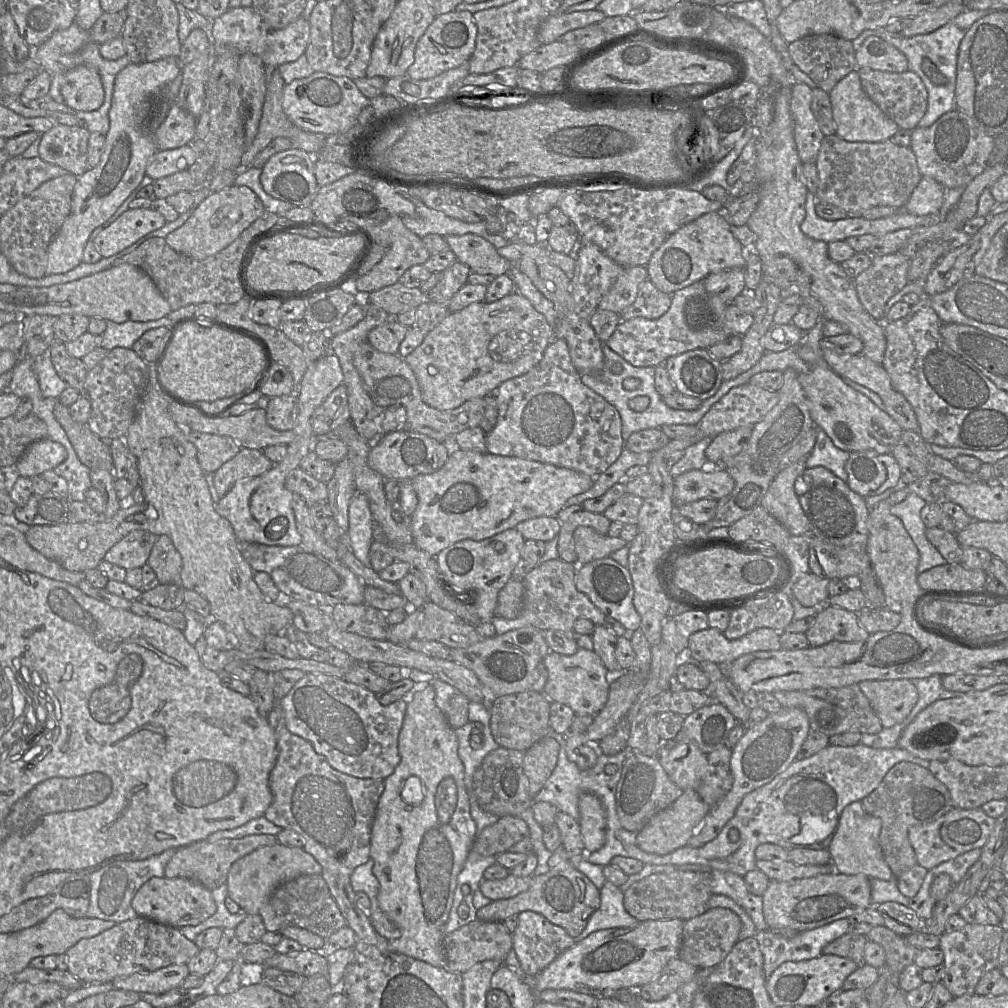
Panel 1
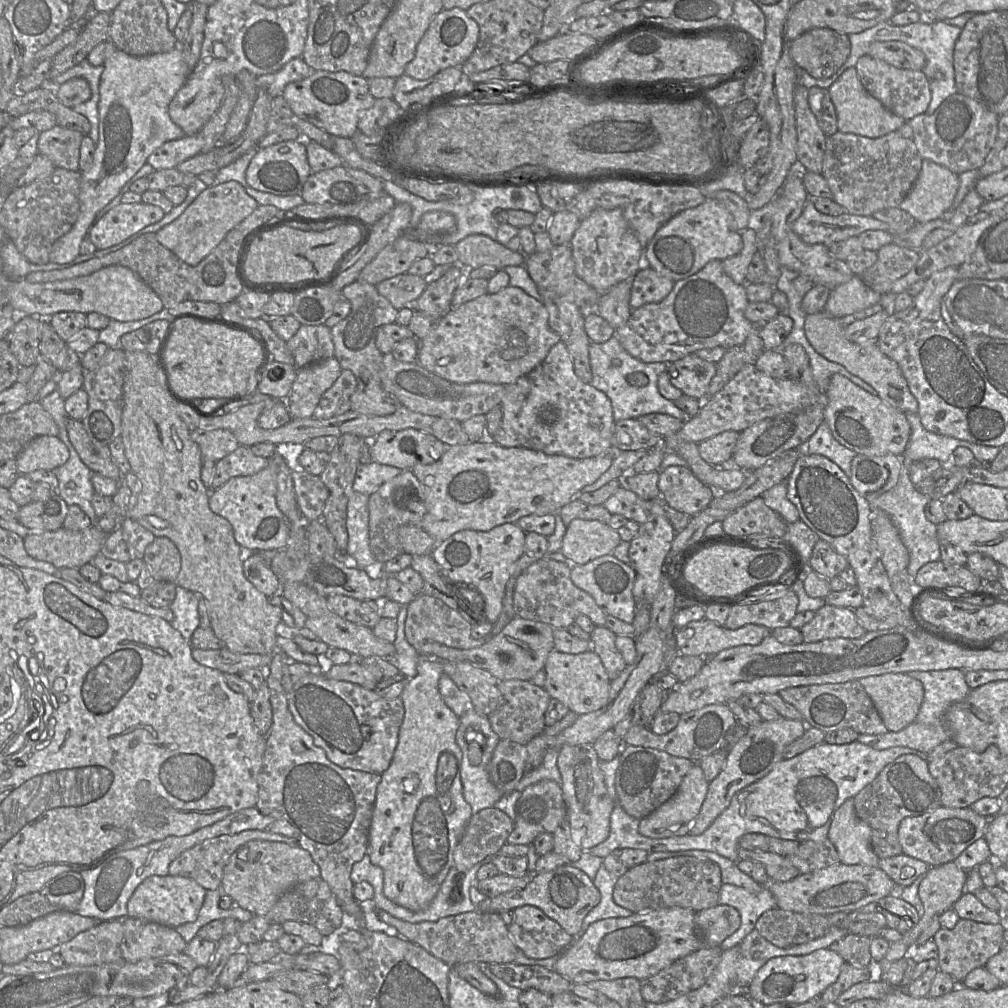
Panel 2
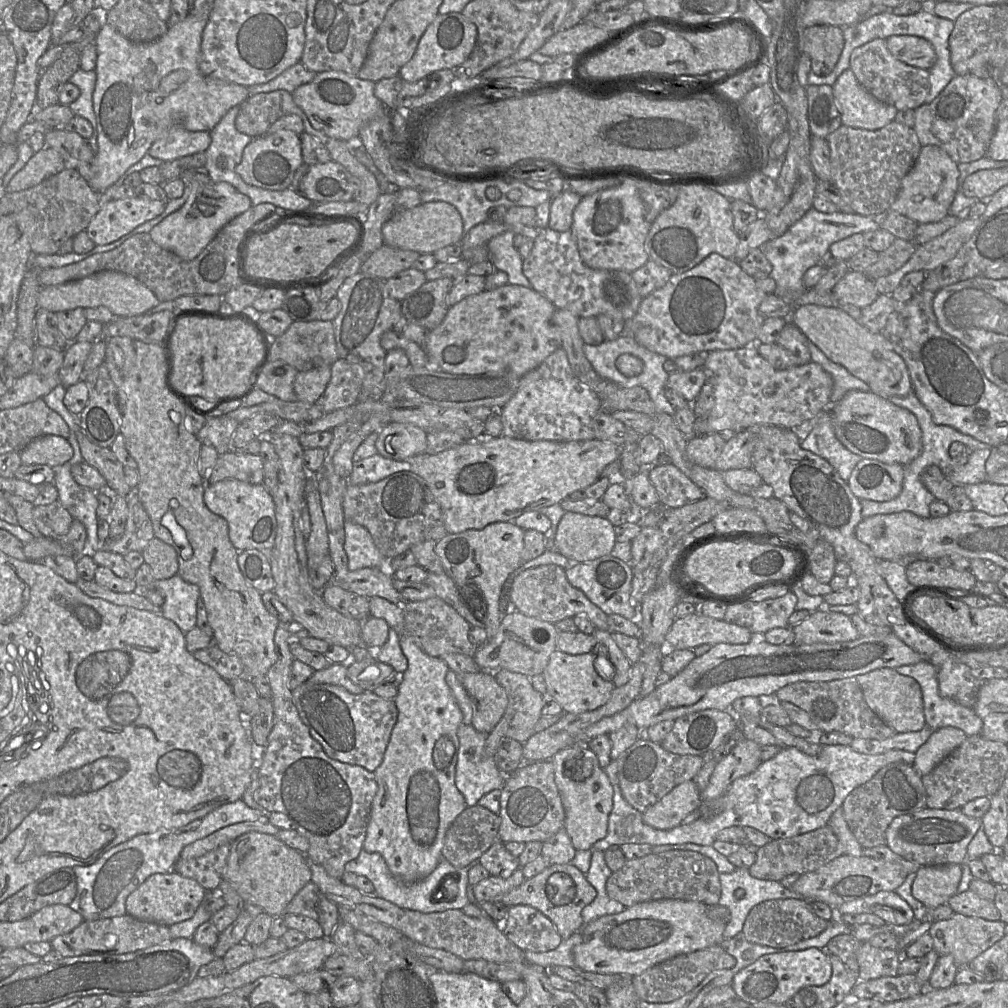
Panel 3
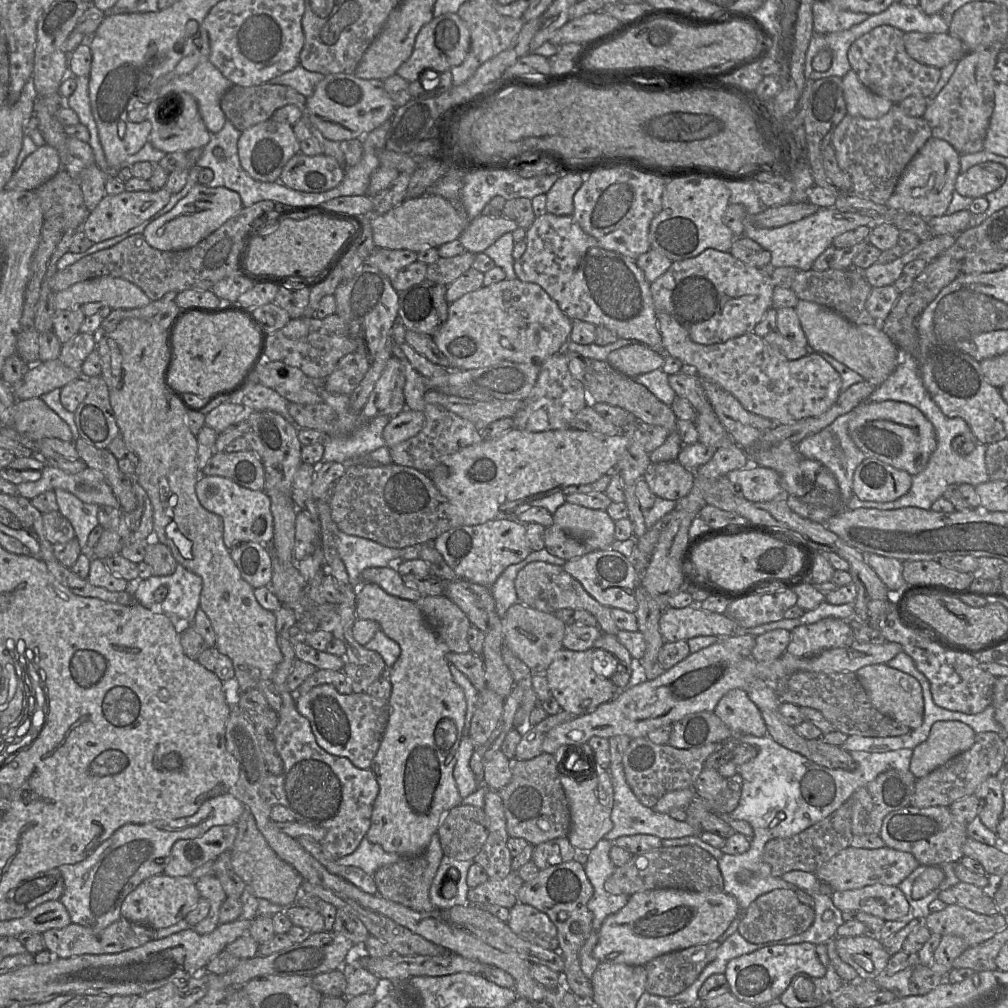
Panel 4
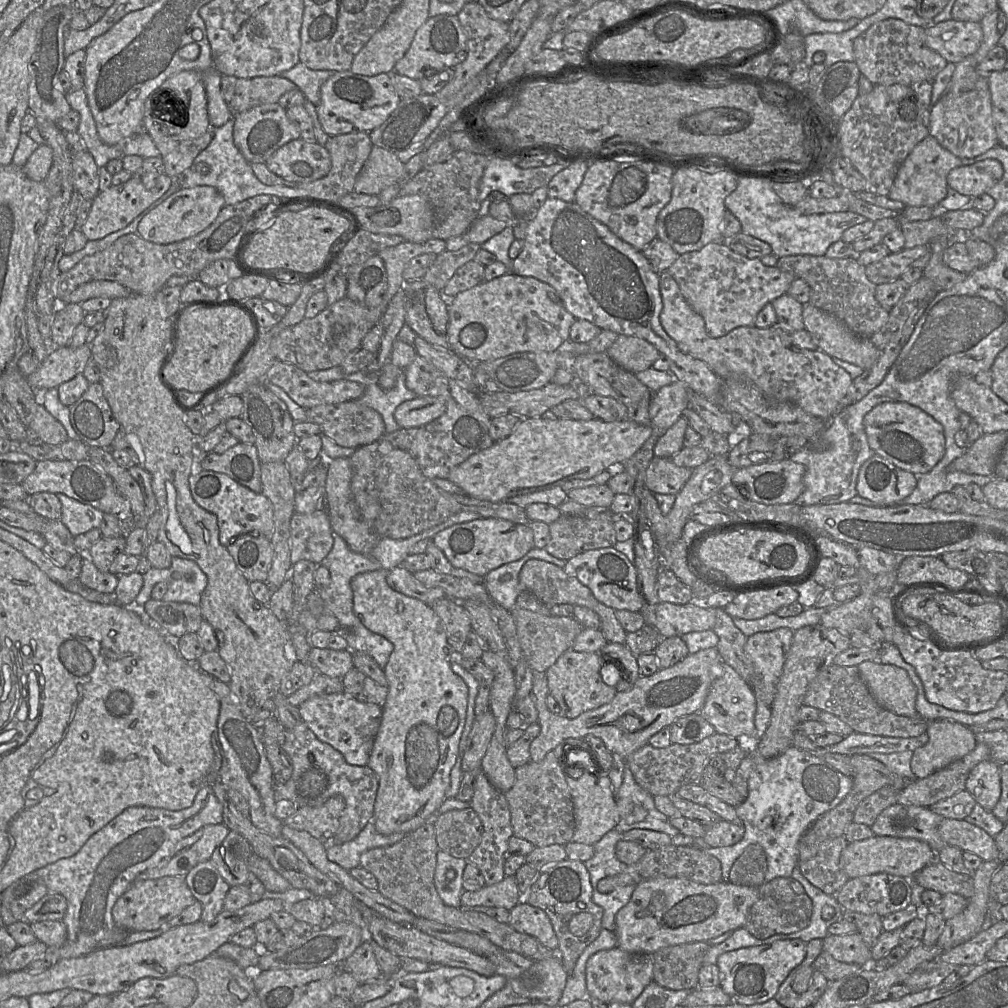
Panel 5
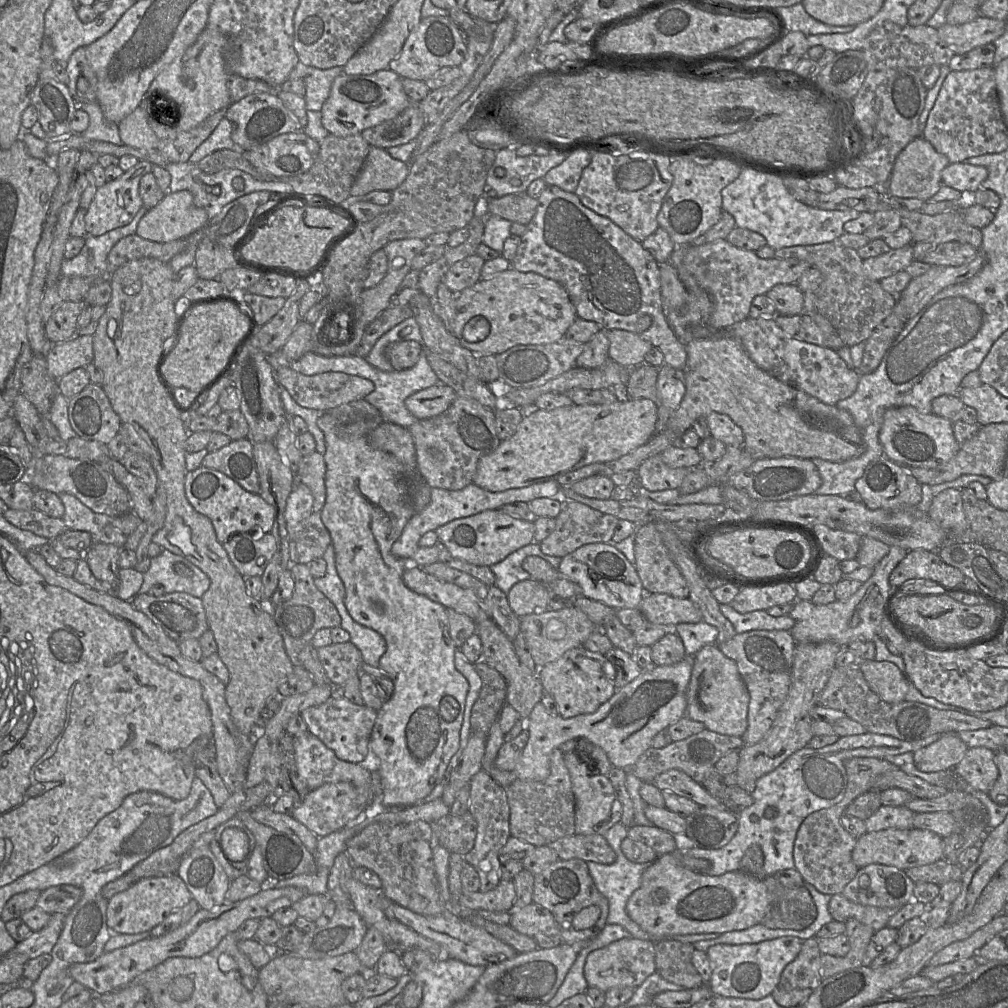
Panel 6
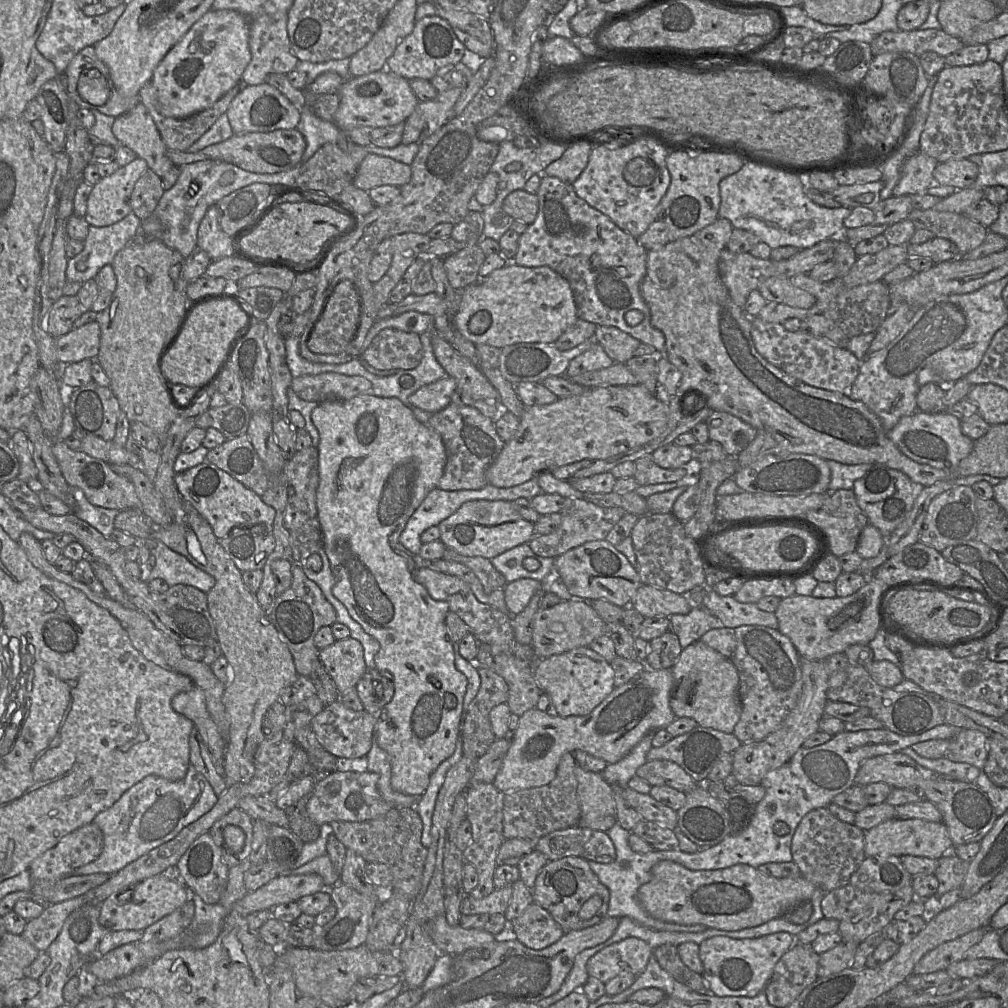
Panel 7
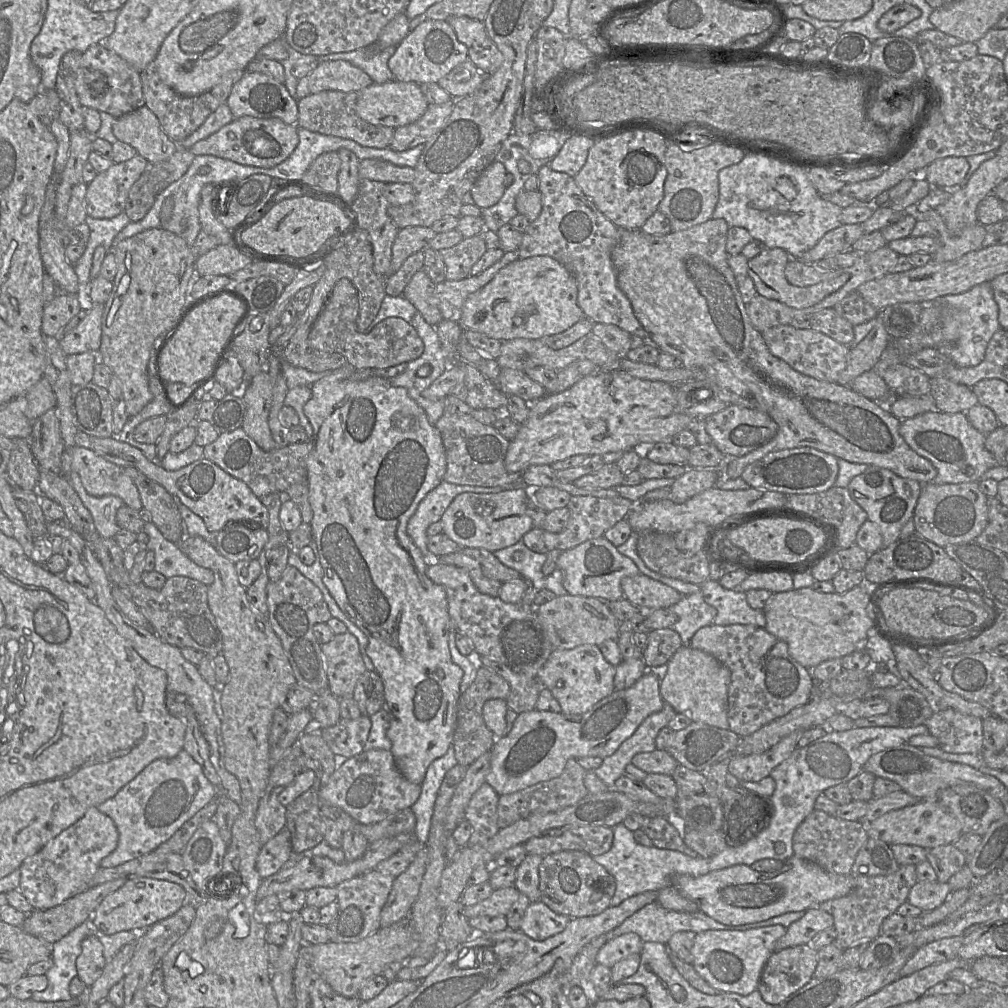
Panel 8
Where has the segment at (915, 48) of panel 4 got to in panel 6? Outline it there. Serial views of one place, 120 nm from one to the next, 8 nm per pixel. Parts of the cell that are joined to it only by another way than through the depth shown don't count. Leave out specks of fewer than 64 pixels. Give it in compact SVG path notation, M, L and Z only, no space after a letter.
M978 16L965 24L945 23L938 29L938 36L942 44L954 54L964 54L979 46L993 43L1005 30L1006 21Z

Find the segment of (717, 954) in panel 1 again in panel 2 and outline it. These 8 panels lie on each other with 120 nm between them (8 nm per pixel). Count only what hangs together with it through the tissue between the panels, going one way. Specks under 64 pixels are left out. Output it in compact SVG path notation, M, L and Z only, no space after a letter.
M716 905L695 914L695 926L702 948L719 948L740 927L740 914L732 906Z

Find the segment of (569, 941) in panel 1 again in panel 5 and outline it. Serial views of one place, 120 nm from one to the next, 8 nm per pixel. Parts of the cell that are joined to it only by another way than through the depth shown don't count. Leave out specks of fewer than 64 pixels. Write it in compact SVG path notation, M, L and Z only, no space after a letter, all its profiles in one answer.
M522 900L509 911L508 924L520 933L531 935L557 954L558 940L547 914Z

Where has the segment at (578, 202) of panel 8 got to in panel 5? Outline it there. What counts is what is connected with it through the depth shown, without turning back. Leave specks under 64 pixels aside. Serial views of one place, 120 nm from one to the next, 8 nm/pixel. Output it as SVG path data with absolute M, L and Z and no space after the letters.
M550 197L545 200L534 218L528 222L523 248L513 260L512 272L519 276L536 278L552 286L566 310L575 319L587 320L601 330L642 338L653 344L660 354L668 358L669 372L676 381L719 405L723 380L706 363L683 353L660 323L662 298L659 274L653 270L641 251L617 237L606 225L583 211L576 202L565 202Z

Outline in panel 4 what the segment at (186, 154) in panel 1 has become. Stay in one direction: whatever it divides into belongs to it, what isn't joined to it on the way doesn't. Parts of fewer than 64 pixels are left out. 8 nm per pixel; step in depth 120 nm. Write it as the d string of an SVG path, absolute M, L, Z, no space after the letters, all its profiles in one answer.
M181 92L179 95L171 95L178 96L179 103L181 105L176 105L175 110L181 111L180 116L176 119L176 122L181 125L168 125L168 120L163 119L163 105L164 102L161 101L158 103L157 108L152 110L148 110L149 104L147 105L147 120L149 120L152 124L152 129L149 137L149 141L152 145L164 153L173 153L178 151L189 151L195 148L203 148L205 147L210 139L211 132L207 129L198 109L198 104L195 98L186 92Z

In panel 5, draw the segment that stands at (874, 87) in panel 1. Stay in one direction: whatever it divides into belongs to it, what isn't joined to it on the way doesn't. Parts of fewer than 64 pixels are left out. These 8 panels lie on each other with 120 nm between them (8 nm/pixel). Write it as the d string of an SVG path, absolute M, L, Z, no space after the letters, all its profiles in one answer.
M896 18L879 21L860 34L853 43L855 62L874 85L902 84L911 86L918 81L934 81L948 63L926 45L925 28L909 25Z

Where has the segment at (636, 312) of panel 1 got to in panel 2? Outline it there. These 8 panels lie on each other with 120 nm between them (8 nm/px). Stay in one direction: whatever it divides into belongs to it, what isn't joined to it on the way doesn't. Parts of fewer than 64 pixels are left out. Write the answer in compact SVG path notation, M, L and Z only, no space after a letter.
M643 263L642 268L631 279L631 309L661 302L672 291L673 286L673 280L660 275L649 266L644 266Z

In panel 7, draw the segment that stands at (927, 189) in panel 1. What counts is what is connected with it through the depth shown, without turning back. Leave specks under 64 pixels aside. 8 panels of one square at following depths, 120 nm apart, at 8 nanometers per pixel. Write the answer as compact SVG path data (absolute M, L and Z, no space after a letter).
M921 151L907 158L892 194L901 196L926 192L934 182L933 171L938 163L935 158Z

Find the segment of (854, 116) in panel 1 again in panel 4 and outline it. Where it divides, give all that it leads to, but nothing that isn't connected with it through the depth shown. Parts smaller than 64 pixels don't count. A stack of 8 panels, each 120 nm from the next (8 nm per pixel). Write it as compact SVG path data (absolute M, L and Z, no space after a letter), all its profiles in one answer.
M853 69L842 78L843 95L847 113L866 119L878 119L884 116L893 103L867 88Z

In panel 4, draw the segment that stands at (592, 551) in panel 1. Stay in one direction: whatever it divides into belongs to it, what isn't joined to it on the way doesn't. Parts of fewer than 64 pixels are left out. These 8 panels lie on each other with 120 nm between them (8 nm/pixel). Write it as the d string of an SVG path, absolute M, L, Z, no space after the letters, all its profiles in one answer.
M565 502L553 514L553 524L593 551L611 549L615 521L606 510L586 508Z

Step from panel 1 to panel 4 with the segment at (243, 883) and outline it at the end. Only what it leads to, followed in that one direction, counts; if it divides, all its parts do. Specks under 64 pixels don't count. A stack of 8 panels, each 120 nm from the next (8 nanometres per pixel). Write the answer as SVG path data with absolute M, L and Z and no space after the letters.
M246 809L241 817L239 818L239 820L236 823L237 829L238 829L238 833L237 836L235 838L234 844L230 850L230 854L231 854L231 864L232 864L232 868L234 870L234 872L245 882L246 886L248 889L250 889L250 891L253 893L253 895L257 898L257 899L266 899L269 902L279 905L283 908L287 908L291 905L293 905L295 903L296 900L296 896L299 892L299 888L302 884L302 882L304 881L304 879L302 878L302 876L288 863L284 862L283 860L281 860L277 854L271 849L271 847L269 846L269 844L267 843L266 839L264 838L264 836L261 834L261 832L258 830L255 819L252 815L252 813L250 812L249 809Z

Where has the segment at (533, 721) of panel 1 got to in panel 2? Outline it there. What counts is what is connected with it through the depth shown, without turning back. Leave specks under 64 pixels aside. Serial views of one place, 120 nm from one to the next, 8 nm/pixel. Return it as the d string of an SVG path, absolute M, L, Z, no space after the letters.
M502 680L499 681L499 688L502 699L488 716L490 725L500 739L526 745L532 738L543 733L546 727L545 713L552 698L544 688L528 680Z

